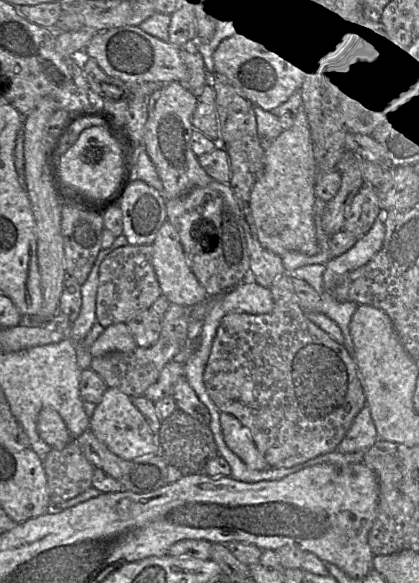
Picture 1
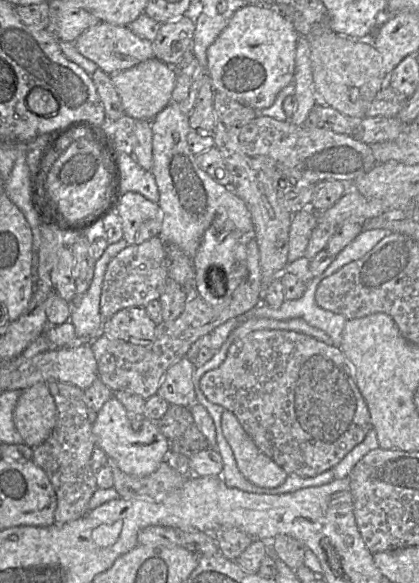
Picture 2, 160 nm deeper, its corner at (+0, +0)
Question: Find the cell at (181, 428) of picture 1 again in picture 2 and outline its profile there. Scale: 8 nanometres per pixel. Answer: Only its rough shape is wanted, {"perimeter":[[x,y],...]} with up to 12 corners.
{"perimeter":[[170,404],[156,423],[169,452],[210,447],[187,407]]}

